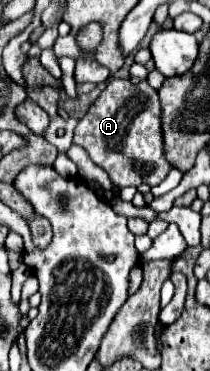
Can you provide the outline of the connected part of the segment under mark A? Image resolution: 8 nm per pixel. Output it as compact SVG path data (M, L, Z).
M112 79L108 87L100 93L76 127L74 145L86 149L90 159L102 167L116 187L138 187L140 183L158 185L164 181L170 163L162 155L162 127L160 127L160 99L158 91L152 89L146 81L134 85L128 79Z

